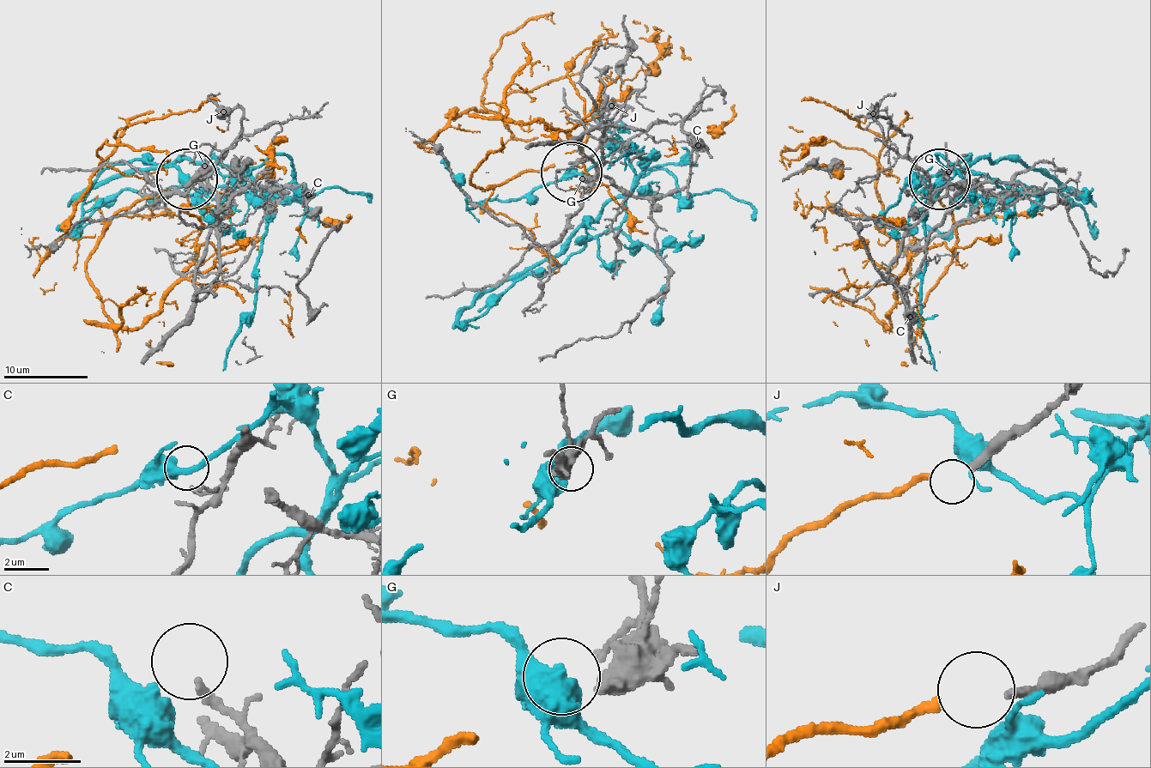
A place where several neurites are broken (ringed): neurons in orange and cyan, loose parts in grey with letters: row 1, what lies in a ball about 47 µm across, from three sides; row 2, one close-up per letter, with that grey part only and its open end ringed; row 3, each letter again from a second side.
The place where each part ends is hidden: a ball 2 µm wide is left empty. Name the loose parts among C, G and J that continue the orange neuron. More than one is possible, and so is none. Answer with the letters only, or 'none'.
J

